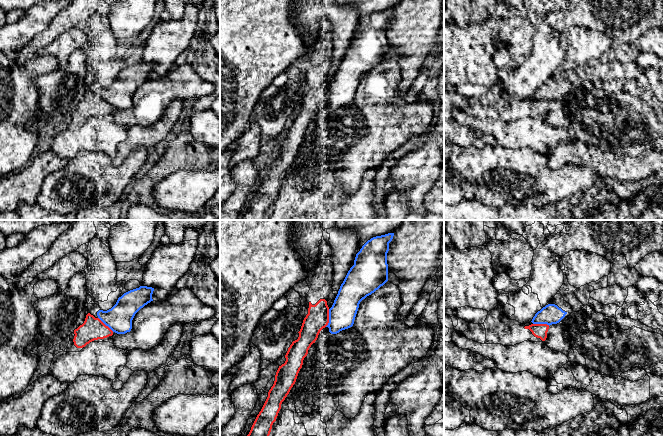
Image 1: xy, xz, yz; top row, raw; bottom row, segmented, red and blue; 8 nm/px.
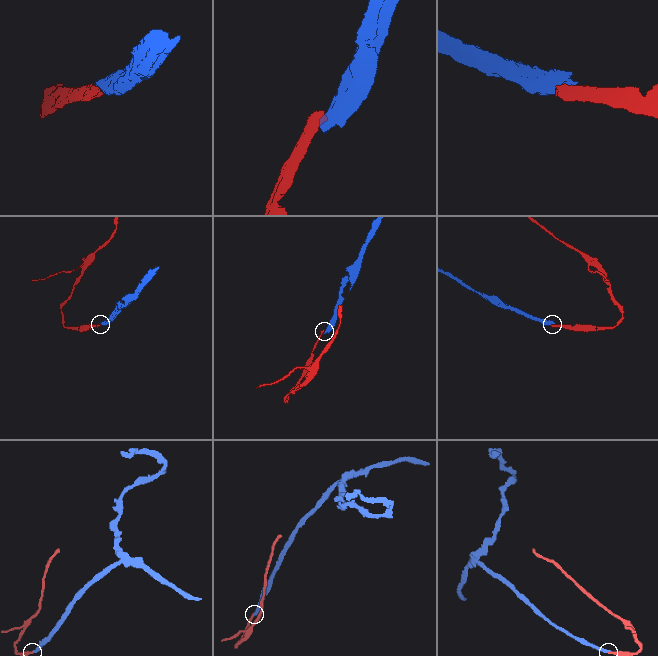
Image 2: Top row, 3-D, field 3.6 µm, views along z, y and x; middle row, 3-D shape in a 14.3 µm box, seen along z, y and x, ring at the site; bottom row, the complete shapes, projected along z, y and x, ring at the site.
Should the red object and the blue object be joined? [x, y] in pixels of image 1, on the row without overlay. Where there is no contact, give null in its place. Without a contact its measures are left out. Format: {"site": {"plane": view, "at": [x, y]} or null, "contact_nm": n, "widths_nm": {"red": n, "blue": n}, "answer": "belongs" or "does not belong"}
{"site": {"plane": "xz", "at": [328, 94]}, "contact_nm": 150, "widths_nm": {"red": 180, "blue": 220}, "answer": "does not belong"}

